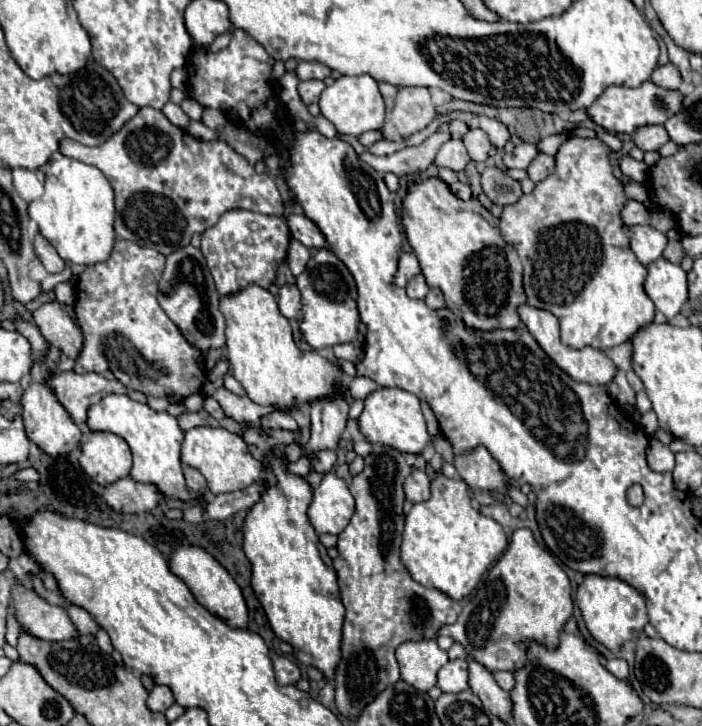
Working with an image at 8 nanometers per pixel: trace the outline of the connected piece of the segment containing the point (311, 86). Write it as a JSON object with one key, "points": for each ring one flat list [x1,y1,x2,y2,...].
{"points":[[303,80,299,82,299,96,305,104,311,104,311,102,317,102,319,100,319,94,325,90,325,82,323,80]]}

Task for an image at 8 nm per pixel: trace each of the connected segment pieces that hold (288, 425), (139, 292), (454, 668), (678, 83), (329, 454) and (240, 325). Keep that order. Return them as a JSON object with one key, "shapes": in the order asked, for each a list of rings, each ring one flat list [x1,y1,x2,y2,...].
{"shapes":[[[273,412,273,414,267,414,263,416,257,424,251,424,251,426,261,426,261,428,283,428,283,430,291,430,291,432,297,432,299,430,299,424,295,422,295,418,291,414,285,414,285,412]],[[117,240,111,252,111,258,101,264,89,266,85,272,77,276,77,300,75,300,75,314,83,332,83,348,75,360,75,372,97,372,103,374,111,370,117,380,125,386,141,392,151,392,155,396,177,396,179,400,187,398,189,394,197,394,205,380,205,366,203,356,197,348,193,348,179,328,171,322,171,318,161,310,157,304,157,280,165,268,165,256,157,250,137,246,135,242]],[[449,660,437,674,437,686,441,692,461,692,467,690,467,662,465,660]],[[663,64,663,66,657,66,651,74,651,80,661,86,661,88,667,88,667,90,679,90,683,86,683,78,679,74,679,68,675,64]],[[321,450,321,454,313,454,313,470,317,474,327,474,333,470,337,462,337,454,333,450]],[[249,284,231,294,223,294,221,298,221,314,225,318,225,336,227,336,227,360,231,364,233,376,243,384,247,396,257,404,273,404,277,408,293,408,303,406,305,402,313,402,321,396,333,396,335,392,343,392,347,396,347,384,343,384,343,372,339,366,331,364,317,352,301,352,293,340,291,322,279,312,275,296,261,288,259,284]]]}

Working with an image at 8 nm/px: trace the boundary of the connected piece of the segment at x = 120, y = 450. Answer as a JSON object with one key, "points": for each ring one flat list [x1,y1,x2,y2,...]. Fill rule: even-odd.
{"points":[[93,432,81,446,81,468,101,486,109,486,131,470,131,450,127,442,109,432]]}

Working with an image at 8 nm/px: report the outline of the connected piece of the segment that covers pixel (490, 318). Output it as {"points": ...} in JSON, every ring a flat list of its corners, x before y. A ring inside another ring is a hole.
{"points":[[431,176,427,180,415,180,409,184,407,194,403,196,403,214,401,224,405,230,405,238,417,254,421,274,429,288,441,288,447,308,463,318,469,328,475,330,495,330,495,328,517,328,519,316,517,306,525,302,523,282,521,282,521,262,517,252,501,238,499,228,495,228,495,220,491,212,477,200,469,202,457,198,445,180,439,176]]}

